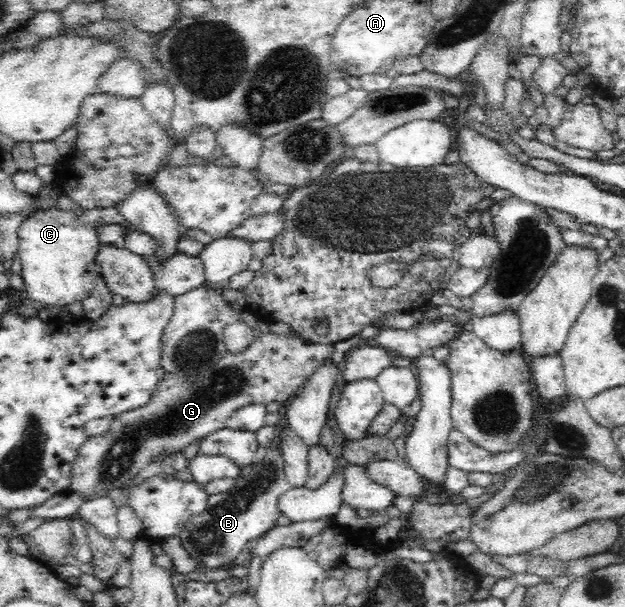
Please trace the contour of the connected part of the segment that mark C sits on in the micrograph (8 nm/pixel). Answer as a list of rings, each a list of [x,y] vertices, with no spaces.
[[[53,207],[48,210],[39,209],[26,217],[17,230],[17,253],[25,284],[22,294],[34,302],[37,300],[44,305],[58,304],[64,307],[88,298],[100,272],[100,265],[96,262],[96,253],[101,244],[97,230],[99,226],[107,224],[125,225],[125,218],[116,207],[81,211]]]

